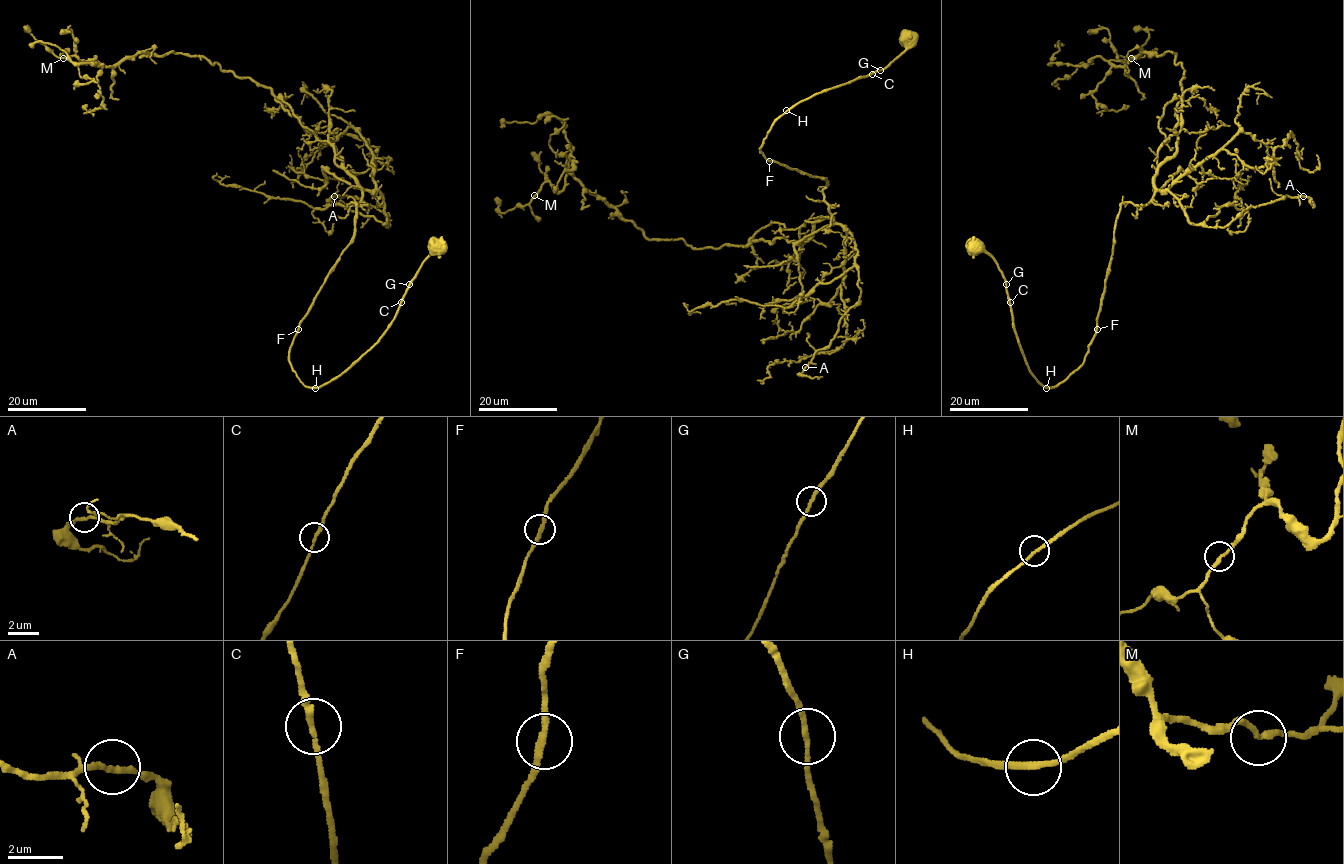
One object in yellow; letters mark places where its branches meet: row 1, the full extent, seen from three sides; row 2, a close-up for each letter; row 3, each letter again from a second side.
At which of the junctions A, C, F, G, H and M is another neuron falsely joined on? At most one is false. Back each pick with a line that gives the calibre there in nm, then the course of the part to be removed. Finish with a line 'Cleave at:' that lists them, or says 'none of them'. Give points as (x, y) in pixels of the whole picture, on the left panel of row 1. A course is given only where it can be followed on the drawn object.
Cleave at: none of them

